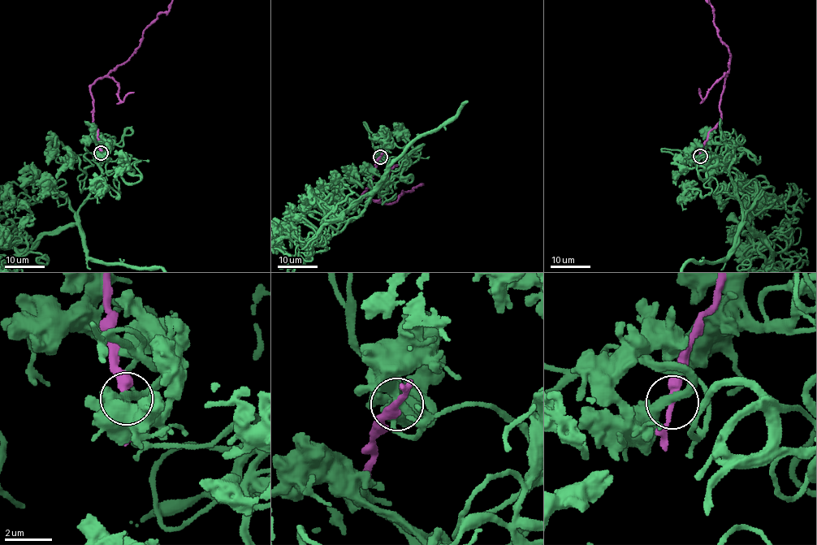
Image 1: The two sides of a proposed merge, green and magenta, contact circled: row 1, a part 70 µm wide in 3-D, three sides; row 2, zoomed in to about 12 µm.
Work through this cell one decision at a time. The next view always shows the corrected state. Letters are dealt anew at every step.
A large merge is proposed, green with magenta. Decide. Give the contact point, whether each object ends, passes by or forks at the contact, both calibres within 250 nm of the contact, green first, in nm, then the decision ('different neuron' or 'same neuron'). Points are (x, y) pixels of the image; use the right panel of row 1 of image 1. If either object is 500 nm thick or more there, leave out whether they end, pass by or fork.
at (700, 156); green passes by; magenta passes by; 340 nm thick on the green side, 300 nm on the other; different neuron

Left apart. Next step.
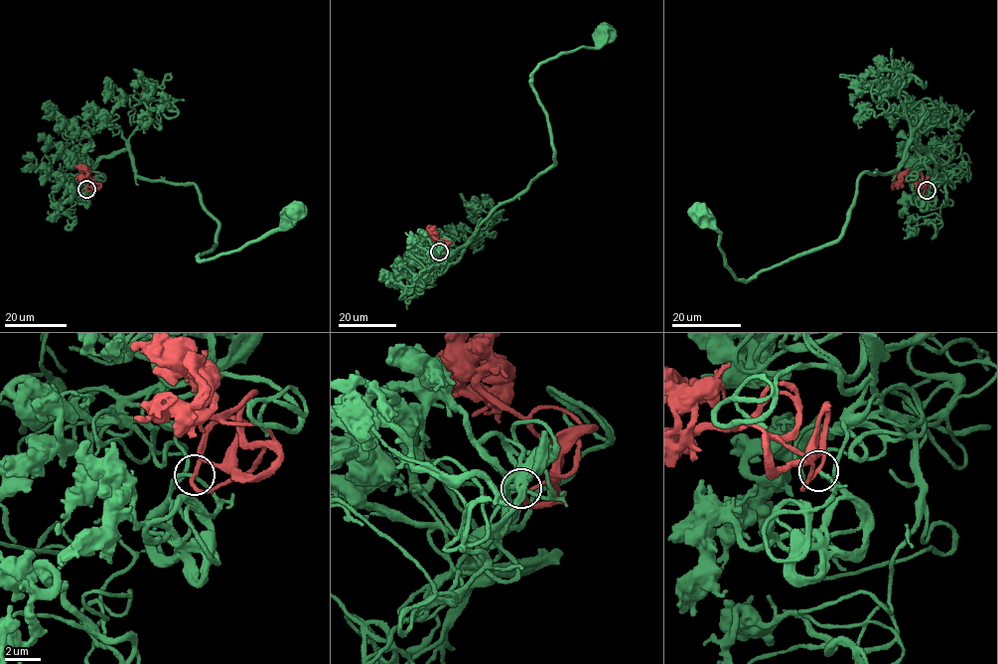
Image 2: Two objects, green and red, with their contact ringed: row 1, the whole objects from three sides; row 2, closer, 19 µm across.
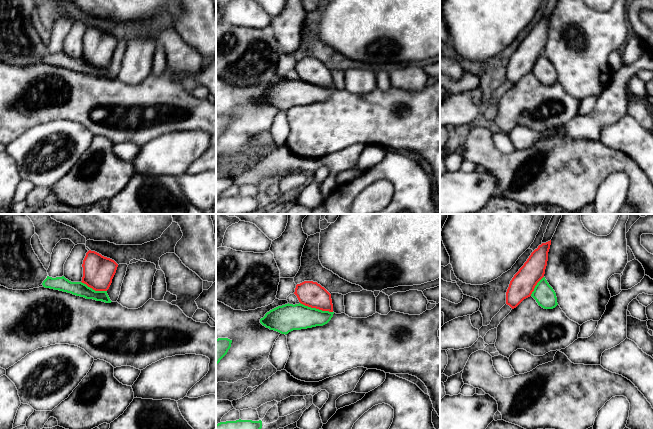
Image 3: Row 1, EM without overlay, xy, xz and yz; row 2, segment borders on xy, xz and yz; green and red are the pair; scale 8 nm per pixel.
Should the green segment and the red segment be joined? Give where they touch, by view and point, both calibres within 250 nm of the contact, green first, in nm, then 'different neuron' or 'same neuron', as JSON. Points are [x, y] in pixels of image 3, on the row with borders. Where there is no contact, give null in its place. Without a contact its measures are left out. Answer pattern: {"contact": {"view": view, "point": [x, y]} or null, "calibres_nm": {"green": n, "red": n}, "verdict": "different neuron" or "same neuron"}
{"contact": {"view": "xz", "point": [315, 308]}, "calibres_nm": {"green": 220, "red": 200}, "verdict": "same neuron"}

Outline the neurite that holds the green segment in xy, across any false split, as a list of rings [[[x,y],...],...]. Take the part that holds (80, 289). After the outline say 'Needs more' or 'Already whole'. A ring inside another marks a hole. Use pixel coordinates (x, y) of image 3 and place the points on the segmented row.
[[[89,250],[82,267],[81,282],[71,282],[64,276],[56,278],[47,276],[42,285],[45,288],[71,293],[86,299],[111,303],[107,290],[112,283],[118,264],[110,258]]]. Needs more

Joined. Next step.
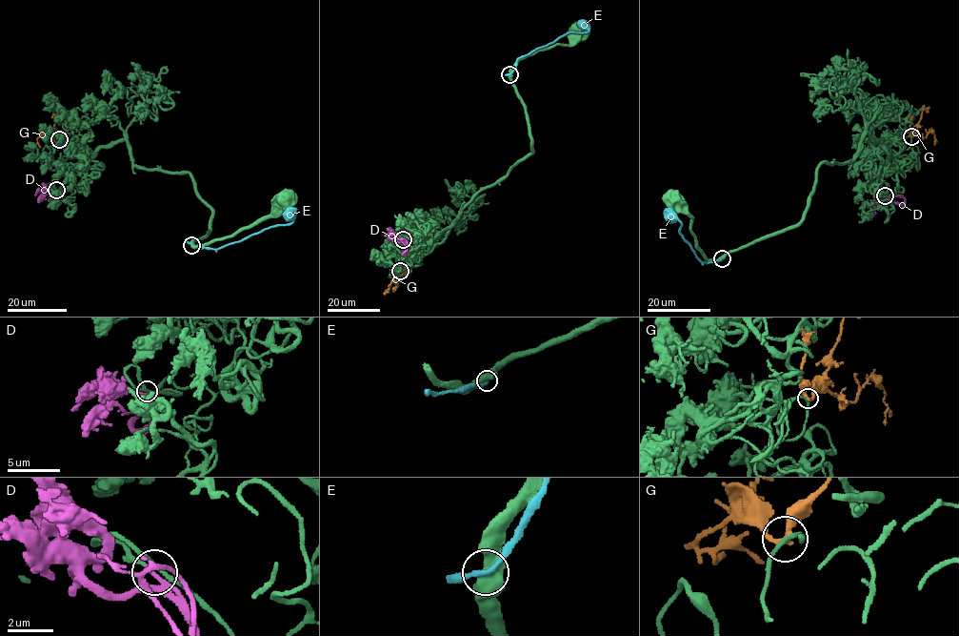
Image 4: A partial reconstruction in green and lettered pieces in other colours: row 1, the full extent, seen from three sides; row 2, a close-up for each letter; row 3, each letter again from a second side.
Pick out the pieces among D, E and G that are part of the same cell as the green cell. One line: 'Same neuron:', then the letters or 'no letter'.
Same neuron: D

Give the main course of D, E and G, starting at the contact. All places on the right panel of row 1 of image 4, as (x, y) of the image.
D: (886, 196), (902, 195), (905, 202), (883, 204)
E: (722, 259), (700, 261), (679, 231), (679, 221), (664, 212)
G: (911, 136), (915, 134), (925, 137), (931, 131), (934, 145)

